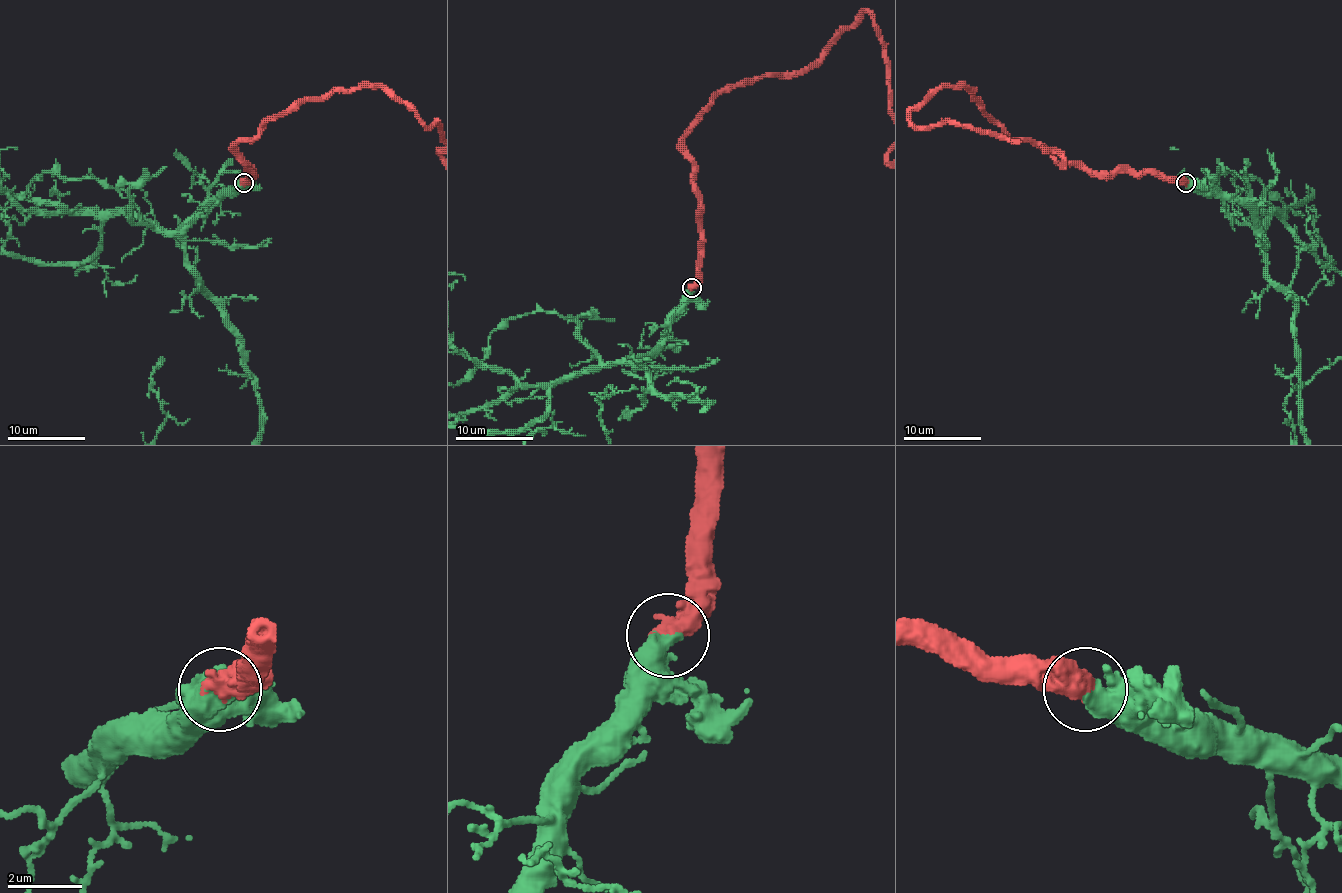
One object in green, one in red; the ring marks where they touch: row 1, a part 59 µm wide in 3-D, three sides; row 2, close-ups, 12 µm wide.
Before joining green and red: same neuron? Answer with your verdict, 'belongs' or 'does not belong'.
belongs

